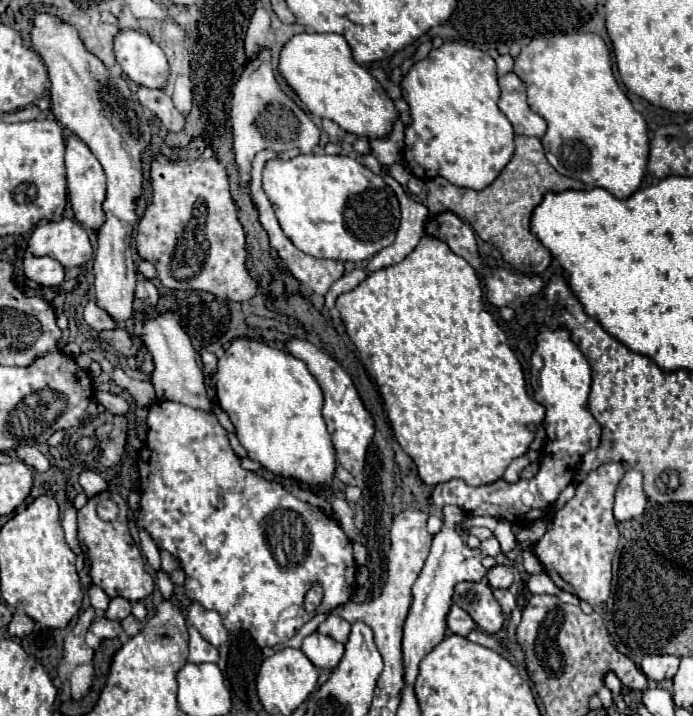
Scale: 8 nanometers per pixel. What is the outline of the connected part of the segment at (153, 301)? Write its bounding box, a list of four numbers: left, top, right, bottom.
[133,274,159,314]

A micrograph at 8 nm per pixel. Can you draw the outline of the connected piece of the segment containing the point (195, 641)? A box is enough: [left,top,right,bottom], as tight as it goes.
[189,626,219,662]

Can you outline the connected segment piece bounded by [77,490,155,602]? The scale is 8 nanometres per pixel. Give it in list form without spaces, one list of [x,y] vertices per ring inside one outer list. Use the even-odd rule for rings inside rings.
[[[101,492],[93,498],[89,498],[89,502],[77,512],[77,522],[79,522],[79,540],[89,548],[89,560],[91,560],[91,580],[95,586],[99,586],[101,590],[105,590],[105,594],[109,598],[115,596],[123,596],[129,602],[137,602],[143,600],[147,596],[153,594],[155,590],[155,580],[153,576],[147,572],[145,566],[145,558],[137,546],[137,542],[133,540],[131,532],[129,532],[129,506],[127,502],[117,494],[117,492]],[[99,498],[111,498],[119,504],[119,516],[113,522],[105,522],[97,516],[95,508]]]

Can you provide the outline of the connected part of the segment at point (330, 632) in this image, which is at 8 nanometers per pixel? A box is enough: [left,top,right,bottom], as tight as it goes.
[317,616,351,642]

